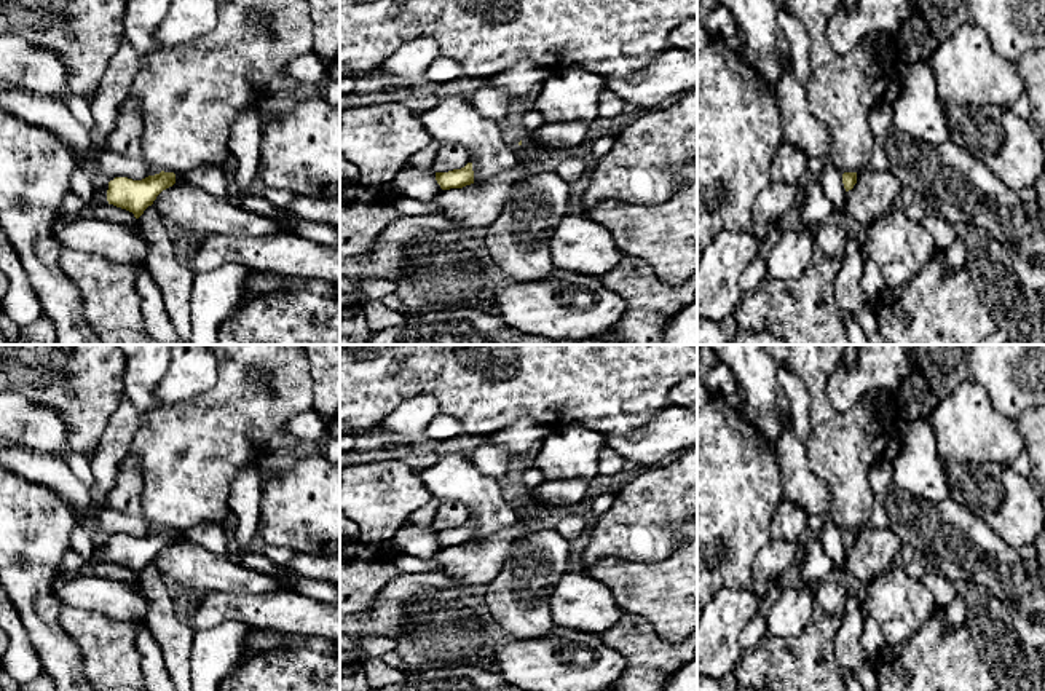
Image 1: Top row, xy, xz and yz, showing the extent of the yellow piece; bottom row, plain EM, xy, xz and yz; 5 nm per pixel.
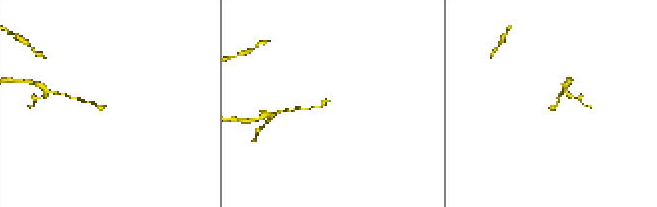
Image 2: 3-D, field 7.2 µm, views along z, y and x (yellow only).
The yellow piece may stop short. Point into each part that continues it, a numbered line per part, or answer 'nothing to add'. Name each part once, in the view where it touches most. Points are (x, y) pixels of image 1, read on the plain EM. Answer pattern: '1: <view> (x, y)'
nothing to add

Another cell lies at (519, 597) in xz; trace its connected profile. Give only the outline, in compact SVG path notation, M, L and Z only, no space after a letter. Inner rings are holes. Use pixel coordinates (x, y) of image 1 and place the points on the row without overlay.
M550 523L531 525L499 573L485 587L485 603L512 638L541 638L557 627L550 594L566 571L571 541Z

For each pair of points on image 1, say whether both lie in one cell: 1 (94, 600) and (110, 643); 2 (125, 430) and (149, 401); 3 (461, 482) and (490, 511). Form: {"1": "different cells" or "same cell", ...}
{"1": "different cells", "2": "different cells", "3": "same cell"}

